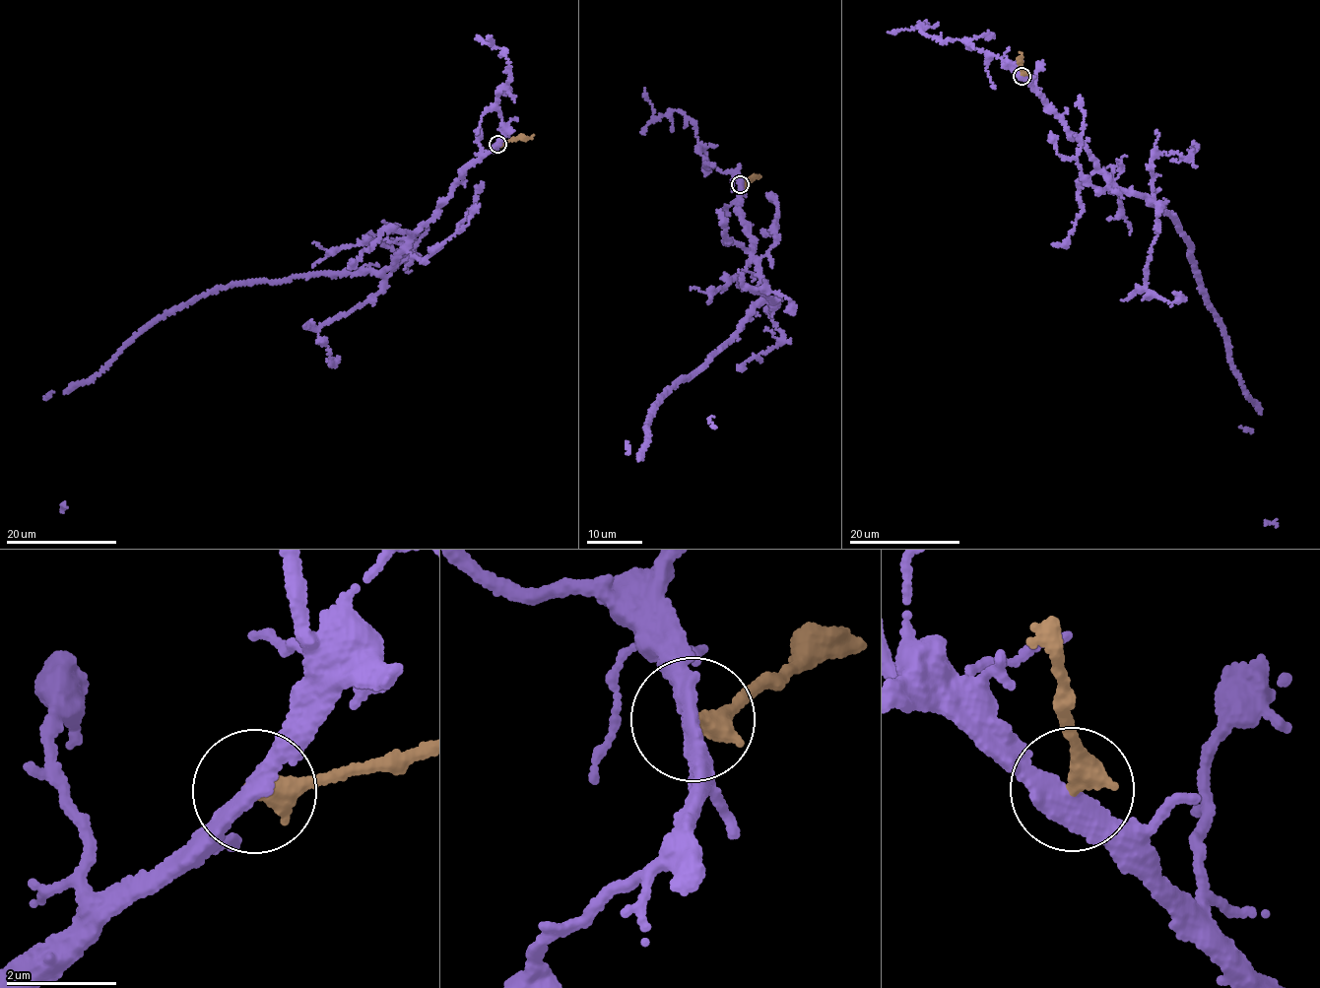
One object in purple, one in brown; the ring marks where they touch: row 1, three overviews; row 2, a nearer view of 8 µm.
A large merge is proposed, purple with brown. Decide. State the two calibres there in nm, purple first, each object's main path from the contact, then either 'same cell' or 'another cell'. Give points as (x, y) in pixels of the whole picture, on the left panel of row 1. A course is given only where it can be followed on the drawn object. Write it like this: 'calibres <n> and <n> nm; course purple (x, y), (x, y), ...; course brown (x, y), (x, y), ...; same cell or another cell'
calibres 360 and 400 nm; course purple (497, 143), (465, 167), (383, 272), (231, 284), (198, 296), (84, 383), (47, 398), (62, 511); course brown (497, 143), (534, 136); another cell

